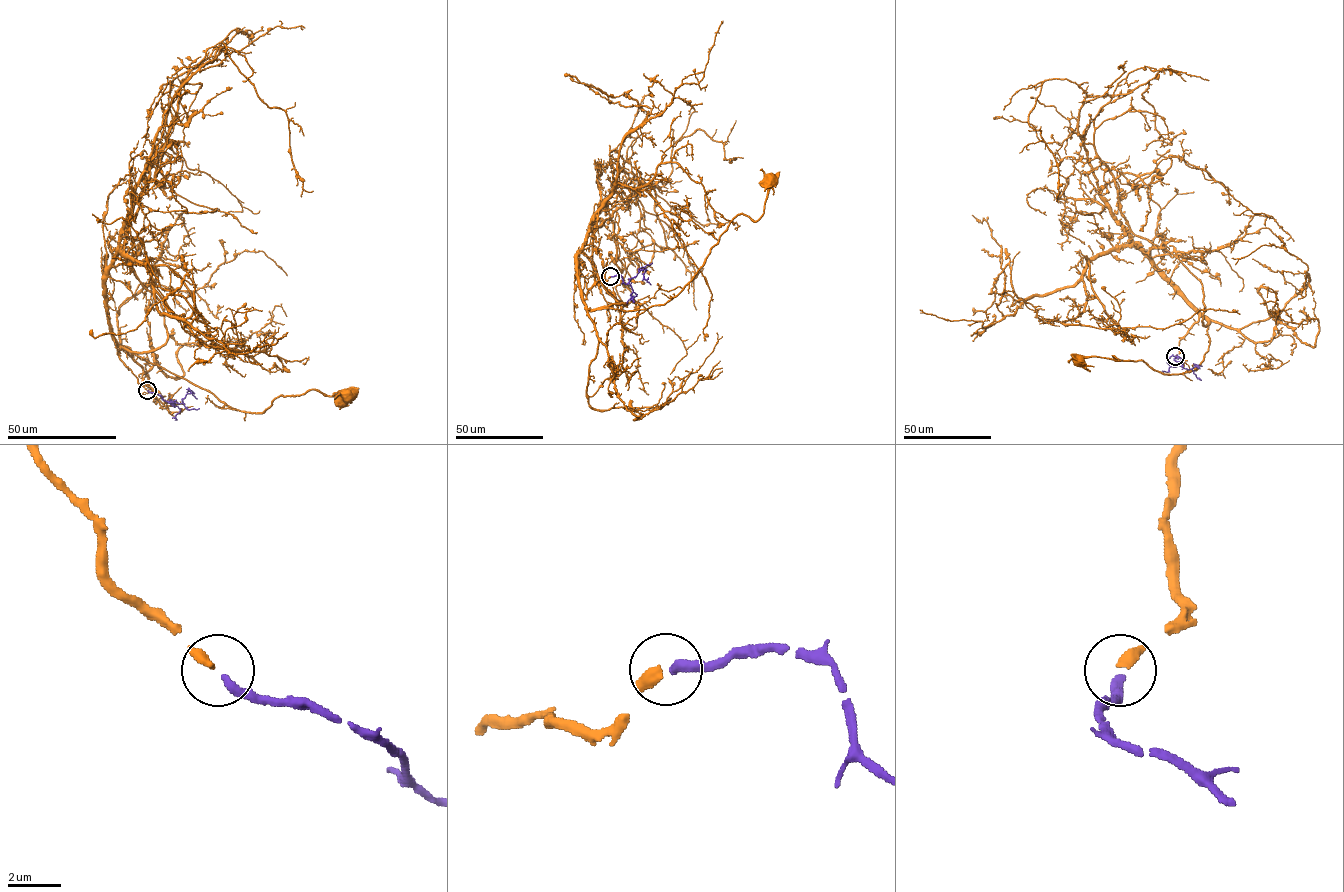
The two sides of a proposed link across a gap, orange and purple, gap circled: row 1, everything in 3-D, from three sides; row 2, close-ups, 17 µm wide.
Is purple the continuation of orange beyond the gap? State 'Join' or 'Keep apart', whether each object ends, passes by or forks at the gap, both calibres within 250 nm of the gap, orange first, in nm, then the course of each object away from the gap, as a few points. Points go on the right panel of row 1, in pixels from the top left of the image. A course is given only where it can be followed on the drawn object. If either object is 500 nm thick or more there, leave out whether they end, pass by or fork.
Join. At the ring orange ends. At the ring purple ends. Thickness 400 nm (orange) against 340 nm. Course of orange: (1176, 355), (1202, 317), (1209, 349), (1193, 370), (1164, 374), (1113, 355), (1120, 360), (1077, 361). Course of purple: (1175, 356), (1174, 359), (1183, 365), (1172, 366), (1166, 362), (1172, 355), (1180, 357), (1183, 363)

